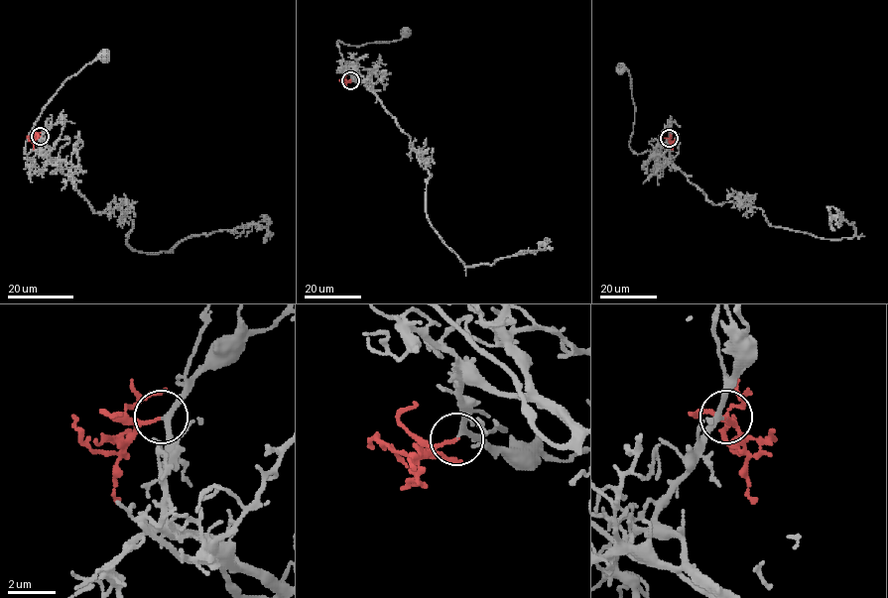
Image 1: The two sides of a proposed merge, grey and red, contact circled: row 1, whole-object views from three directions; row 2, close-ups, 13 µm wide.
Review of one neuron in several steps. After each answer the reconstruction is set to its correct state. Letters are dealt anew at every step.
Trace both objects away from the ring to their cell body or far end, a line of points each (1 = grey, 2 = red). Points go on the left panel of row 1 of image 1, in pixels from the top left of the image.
1: (40, 136), (39, 152), (32, 150), (27, 155), (27, 139), (42, 108), (68, 78), (105, 55)
2: (40, 136), (33, 141), (27, 136)

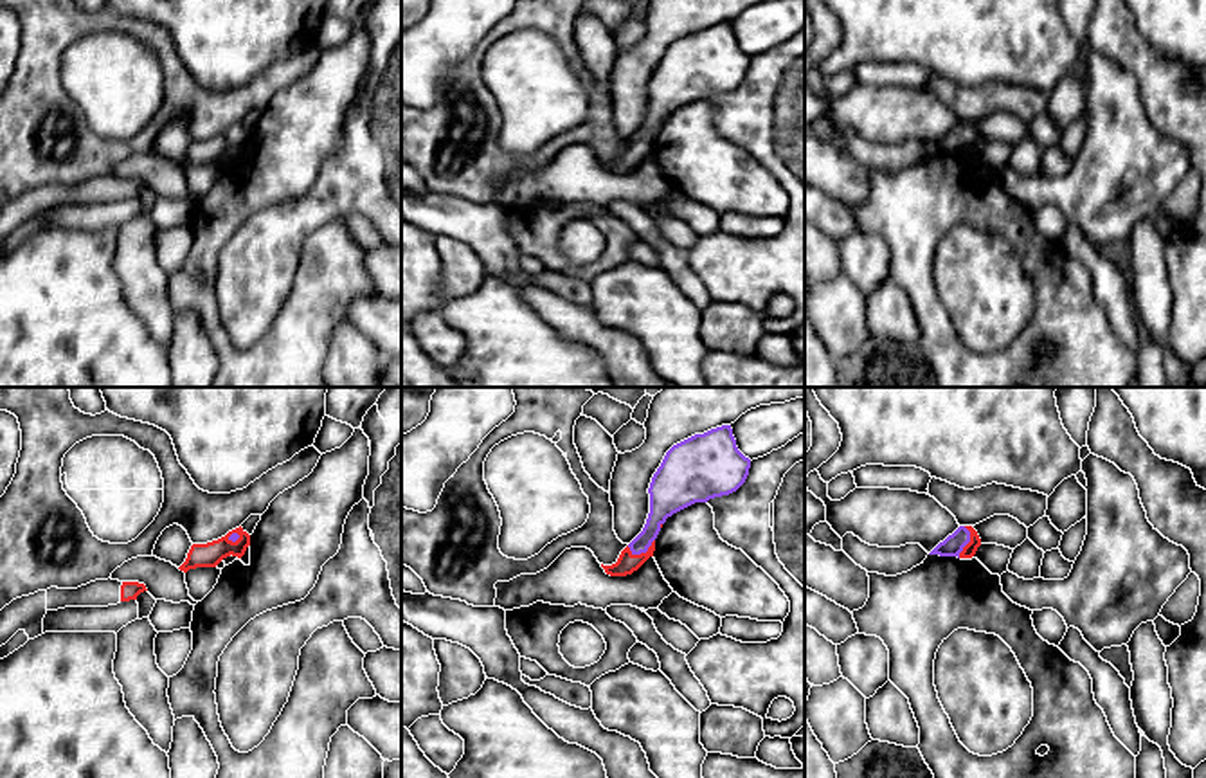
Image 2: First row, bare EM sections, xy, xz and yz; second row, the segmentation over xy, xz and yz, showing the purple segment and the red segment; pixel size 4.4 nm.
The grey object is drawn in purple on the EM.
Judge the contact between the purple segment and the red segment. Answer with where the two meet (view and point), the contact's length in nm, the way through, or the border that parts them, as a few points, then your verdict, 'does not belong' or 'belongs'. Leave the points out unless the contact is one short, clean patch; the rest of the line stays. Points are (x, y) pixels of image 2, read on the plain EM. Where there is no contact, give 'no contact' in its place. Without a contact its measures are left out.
xz (641, 148) | 130 nm | across xz (665, 98), (641, 148), (627, 159) | belongs

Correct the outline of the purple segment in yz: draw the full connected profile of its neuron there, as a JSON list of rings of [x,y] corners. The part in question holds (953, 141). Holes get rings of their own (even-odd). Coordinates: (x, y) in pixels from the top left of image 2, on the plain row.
[[[959,122],[940,139],[929,151],[972,155],[981,142],[981,135],[972,122]]]

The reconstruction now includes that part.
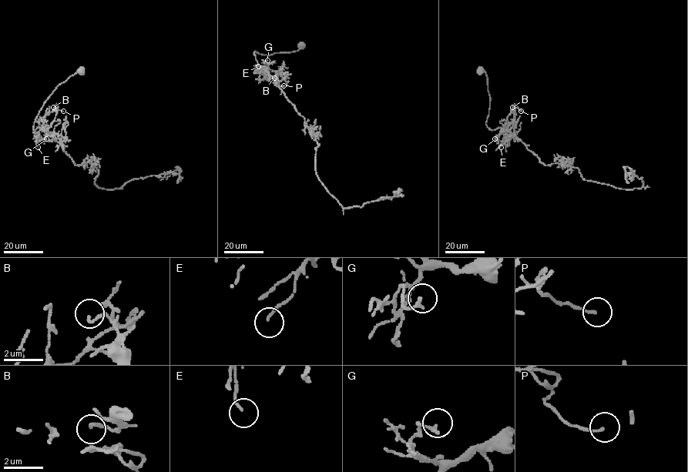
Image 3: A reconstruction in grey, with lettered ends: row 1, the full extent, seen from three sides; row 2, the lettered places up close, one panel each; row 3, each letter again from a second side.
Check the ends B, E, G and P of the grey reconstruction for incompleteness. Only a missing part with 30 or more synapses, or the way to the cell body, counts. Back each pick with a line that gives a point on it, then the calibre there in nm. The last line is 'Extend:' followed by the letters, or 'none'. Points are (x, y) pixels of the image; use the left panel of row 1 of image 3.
Extend: none

